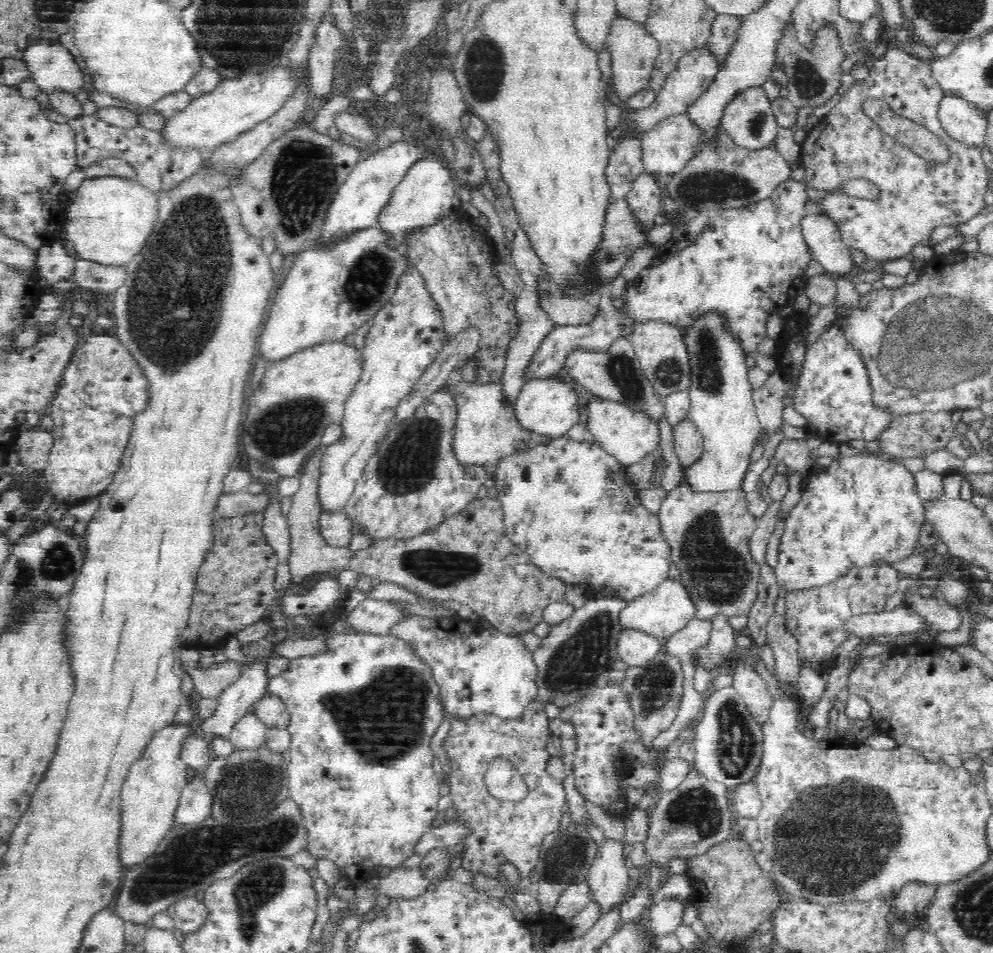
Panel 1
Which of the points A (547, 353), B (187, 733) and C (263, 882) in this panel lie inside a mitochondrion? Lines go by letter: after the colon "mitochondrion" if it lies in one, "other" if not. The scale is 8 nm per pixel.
A: other
B: other
C: mitochondrion

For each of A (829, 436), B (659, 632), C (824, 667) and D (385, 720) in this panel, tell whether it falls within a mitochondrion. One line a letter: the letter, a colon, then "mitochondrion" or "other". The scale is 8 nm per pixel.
A: other
B: other
C: other
D: mitochondrion

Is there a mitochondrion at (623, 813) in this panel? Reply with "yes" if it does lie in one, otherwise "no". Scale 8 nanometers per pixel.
no

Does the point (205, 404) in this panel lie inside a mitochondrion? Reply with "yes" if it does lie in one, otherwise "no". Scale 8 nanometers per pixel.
no

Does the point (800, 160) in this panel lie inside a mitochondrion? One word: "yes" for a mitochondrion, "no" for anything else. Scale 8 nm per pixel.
no

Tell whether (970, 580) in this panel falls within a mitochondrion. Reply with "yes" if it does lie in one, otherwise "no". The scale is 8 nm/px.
no

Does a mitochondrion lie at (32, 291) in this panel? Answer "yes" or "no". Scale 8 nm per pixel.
no

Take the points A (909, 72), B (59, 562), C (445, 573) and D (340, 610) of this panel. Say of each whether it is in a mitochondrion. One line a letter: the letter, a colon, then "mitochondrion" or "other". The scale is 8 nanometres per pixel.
A: other
B: mitochondrion
C: mitochondrion
D: other

